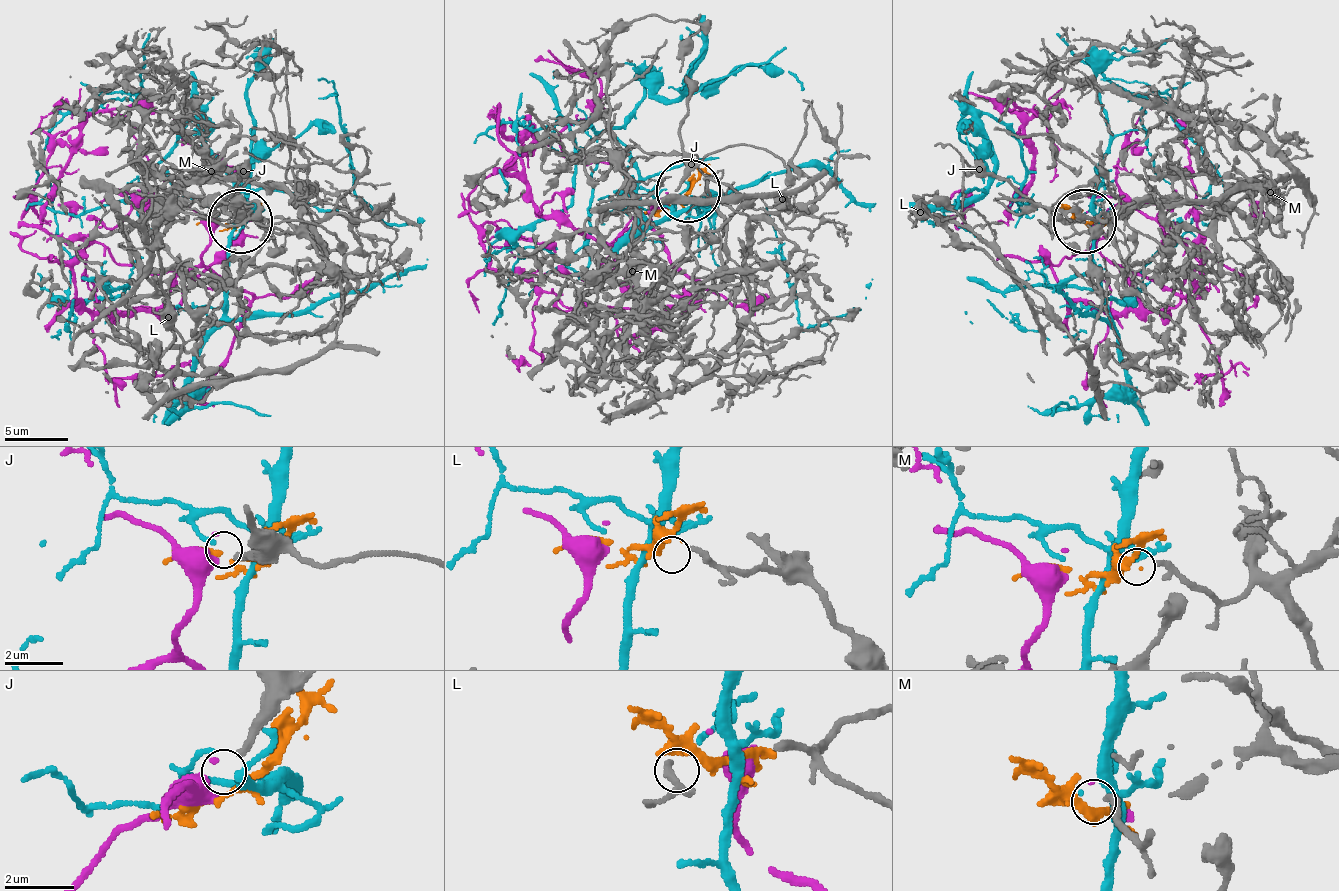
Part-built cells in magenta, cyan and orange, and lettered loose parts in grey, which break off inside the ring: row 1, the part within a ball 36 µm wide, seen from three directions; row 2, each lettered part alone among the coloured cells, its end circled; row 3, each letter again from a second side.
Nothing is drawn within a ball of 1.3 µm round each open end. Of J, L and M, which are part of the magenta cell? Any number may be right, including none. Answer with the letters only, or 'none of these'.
J

